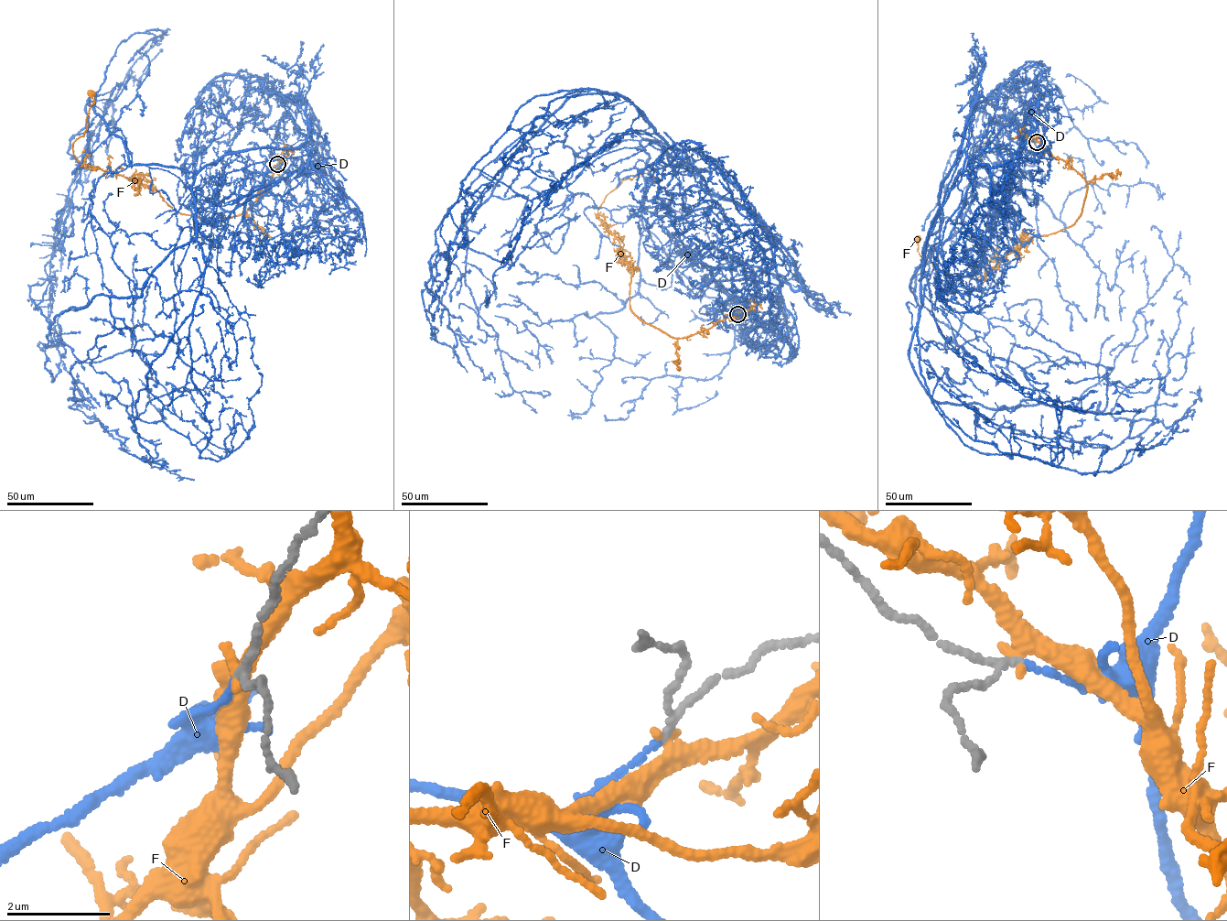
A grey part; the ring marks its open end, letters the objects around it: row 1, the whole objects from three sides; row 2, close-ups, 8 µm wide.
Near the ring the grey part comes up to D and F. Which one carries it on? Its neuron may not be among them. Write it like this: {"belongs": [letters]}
{"belongs": ["D"]}

